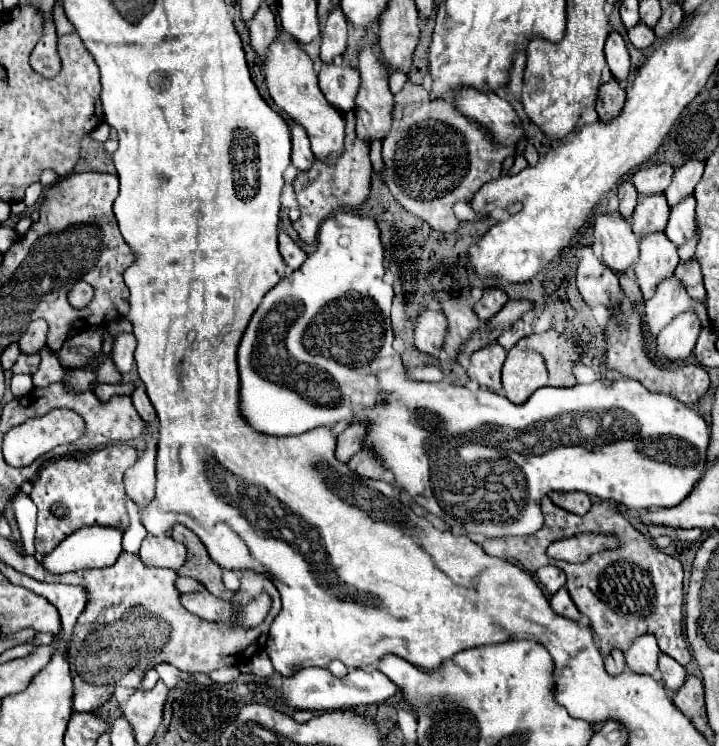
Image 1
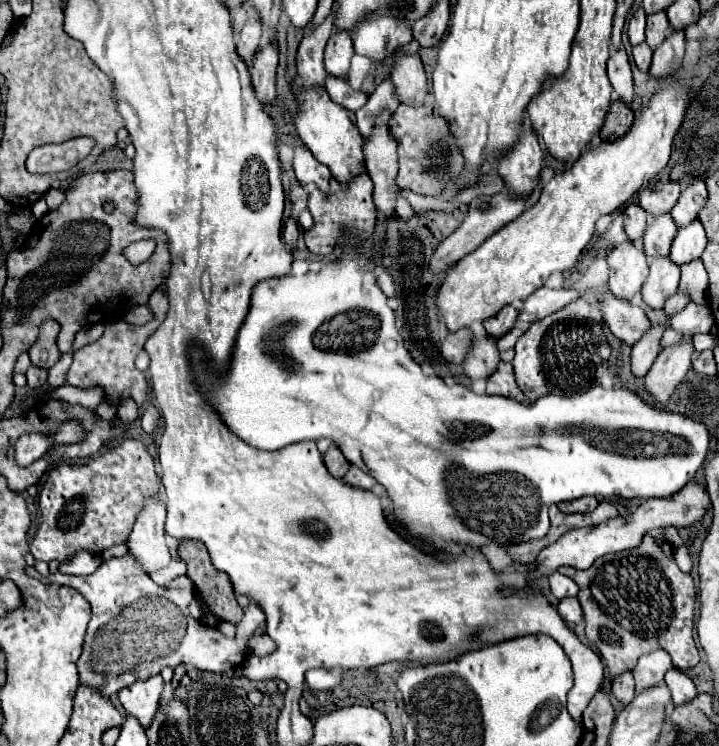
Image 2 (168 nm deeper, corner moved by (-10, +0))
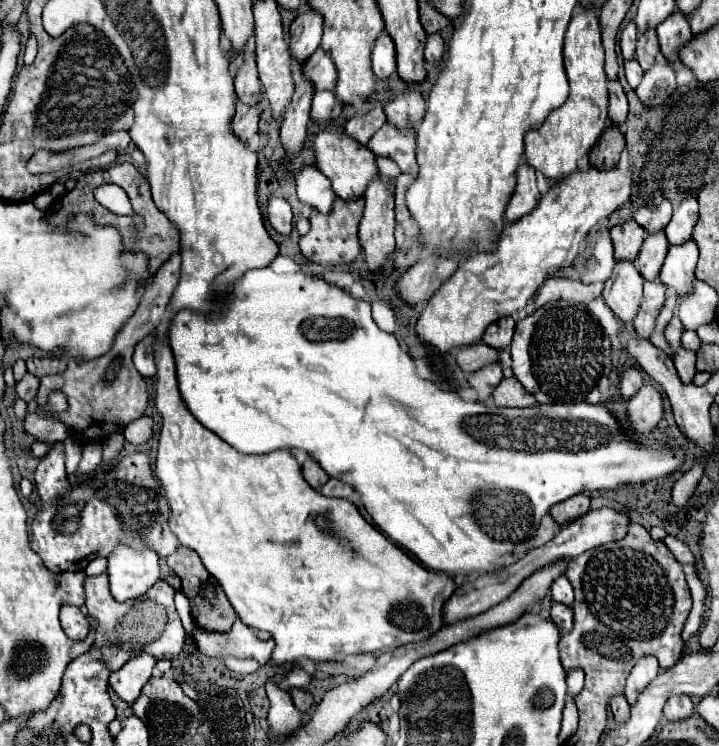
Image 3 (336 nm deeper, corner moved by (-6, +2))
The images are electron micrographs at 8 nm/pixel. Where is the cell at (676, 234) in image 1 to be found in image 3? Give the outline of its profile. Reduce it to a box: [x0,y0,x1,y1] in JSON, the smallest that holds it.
[660,240,698,296]

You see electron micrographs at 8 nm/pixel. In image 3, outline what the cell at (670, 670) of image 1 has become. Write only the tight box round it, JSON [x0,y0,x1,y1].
[664,696,694,722]

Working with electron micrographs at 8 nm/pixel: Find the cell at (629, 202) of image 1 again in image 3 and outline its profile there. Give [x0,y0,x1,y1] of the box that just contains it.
[610,220,646,262]

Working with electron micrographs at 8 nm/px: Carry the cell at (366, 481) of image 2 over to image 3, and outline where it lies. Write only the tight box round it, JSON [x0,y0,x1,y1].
[320,478,360,504]

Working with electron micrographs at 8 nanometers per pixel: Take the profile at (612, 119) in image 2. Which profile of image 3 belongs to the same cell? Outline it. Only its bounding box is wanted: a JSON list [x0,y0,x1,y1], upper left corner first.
[590,128,624,170]

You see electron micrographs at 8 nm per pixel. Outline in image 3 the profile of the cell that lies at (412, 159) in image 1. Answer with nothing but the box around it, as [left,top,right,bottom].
[366,124,418,174]

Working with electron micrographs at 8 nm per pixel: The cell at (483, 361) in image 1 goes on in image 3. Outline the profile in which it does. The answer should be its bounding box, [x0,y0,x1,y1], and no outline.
[494,378,538,408]

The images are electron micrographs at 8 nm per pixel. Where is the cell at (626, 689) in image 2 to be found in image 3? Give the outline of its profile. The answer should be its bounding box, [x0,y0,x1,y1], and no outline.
[610,696,630,724]

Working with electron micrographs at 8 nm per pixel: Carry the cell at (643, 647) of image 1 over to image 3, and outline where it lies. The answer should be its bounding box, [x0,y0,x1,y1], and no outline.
[626,656,658,706]

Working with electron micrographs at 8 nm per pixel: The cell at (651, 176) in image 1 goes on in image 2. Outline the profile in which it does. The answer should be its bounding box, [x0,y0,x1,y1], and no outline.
[638,180,680,216]

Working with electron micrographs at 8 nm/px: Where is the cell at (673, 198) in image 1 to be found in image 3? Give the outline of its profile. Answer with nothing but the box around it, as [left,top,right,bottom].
[664,198,698,246]

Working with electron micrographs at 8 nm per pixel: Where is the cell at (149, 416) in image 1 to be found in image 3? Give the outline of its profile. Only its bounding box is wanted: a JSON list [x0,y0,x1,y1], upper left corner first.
[124,416,152,446]

